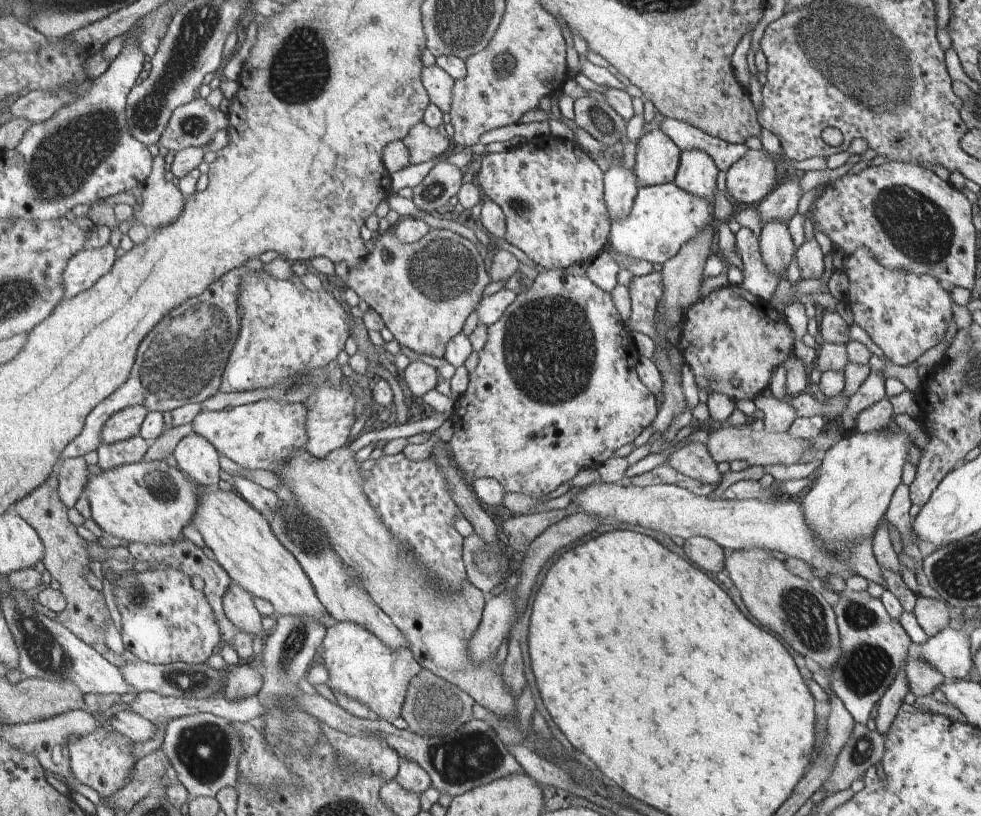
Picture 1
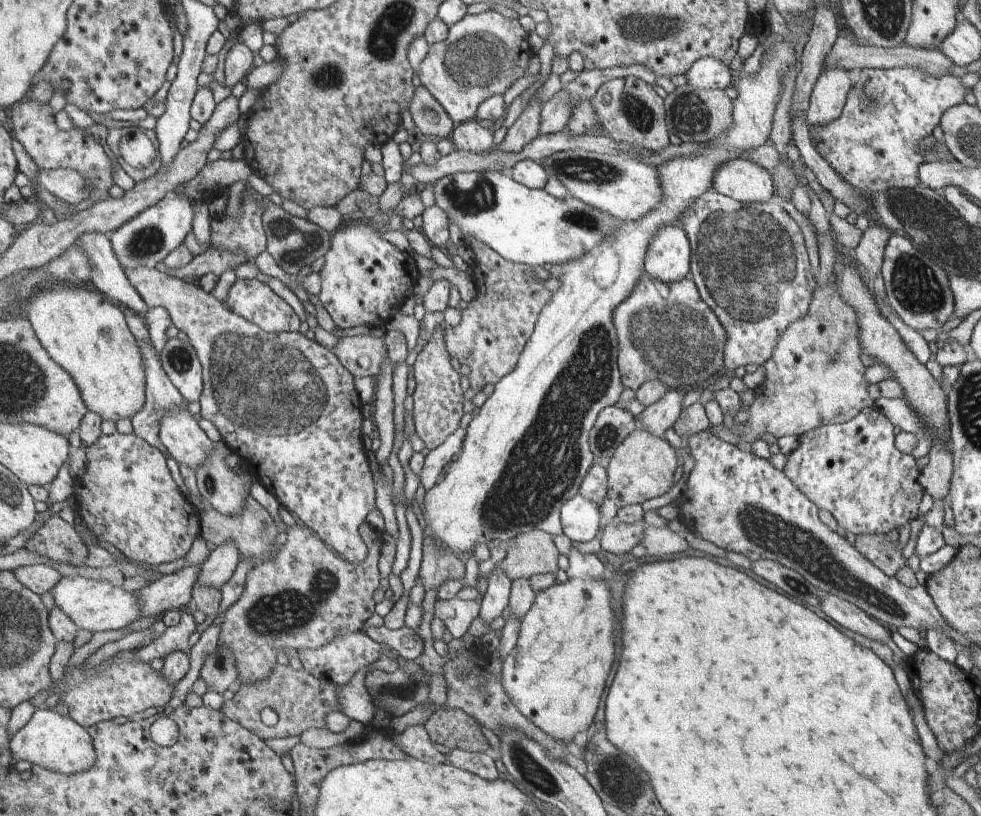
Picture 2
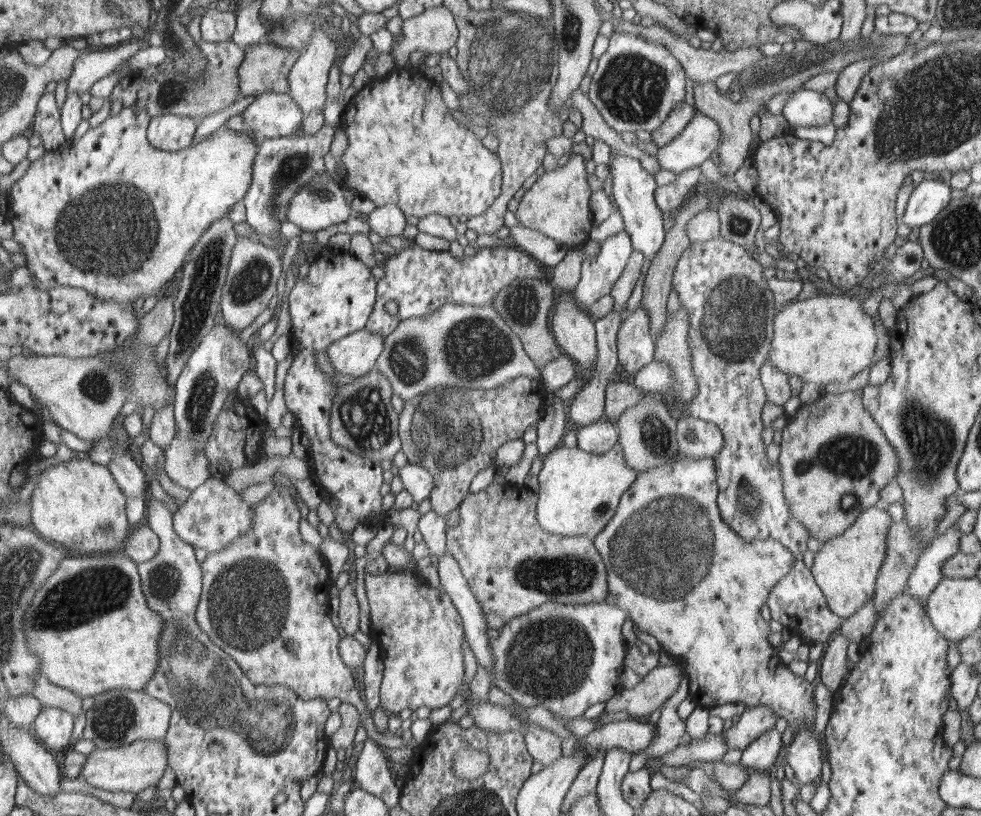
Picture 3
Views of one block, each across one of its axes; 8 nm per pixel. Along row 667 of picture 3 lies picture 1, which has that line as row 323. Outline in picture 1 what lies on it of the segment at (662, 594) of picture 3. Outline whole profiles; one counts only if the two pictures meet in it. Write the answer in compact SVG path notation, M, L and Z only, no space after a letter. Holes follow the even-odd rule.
M729 284L698 299L687 310L686 324L698 326L701 344L692 348L691 342L682 339L678 348L684 363L692 368L697 387L706 394L722 392L735 402L762 394L768 388L772 370L794 353L795 334L782 314L776 314L768 302L739 285ZM734 378L741 381L739 388L732 387Z

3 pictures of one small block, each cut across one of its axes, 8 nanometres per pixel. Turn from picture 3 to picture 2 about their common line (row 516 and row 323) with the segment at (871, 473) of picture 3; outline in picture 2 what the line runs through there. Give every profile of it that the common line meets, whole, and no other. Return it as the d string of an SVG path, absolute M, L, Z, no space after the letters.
M831 279L824 286L814 288L814 297L810 302L808 314L804 314L800 320L792 322L787 331L780 336L779 344L772 352L772 357L763 366L765 368L764 382L755 389L755 402L745 410L748 412L747 421L733 424L731 428L711 426L709 429L720 440L728 444L737 445L740 441L752 442L762 439L766 433L772 434L776 439L794 434L804 435L824 425L834 425L849 422L864 408L875 405L874 398L870 396L868 388L870 383L866 379L866 366L860 356L860 328L858 328L858 314L852 306L848 306L836 288L836 282Z

